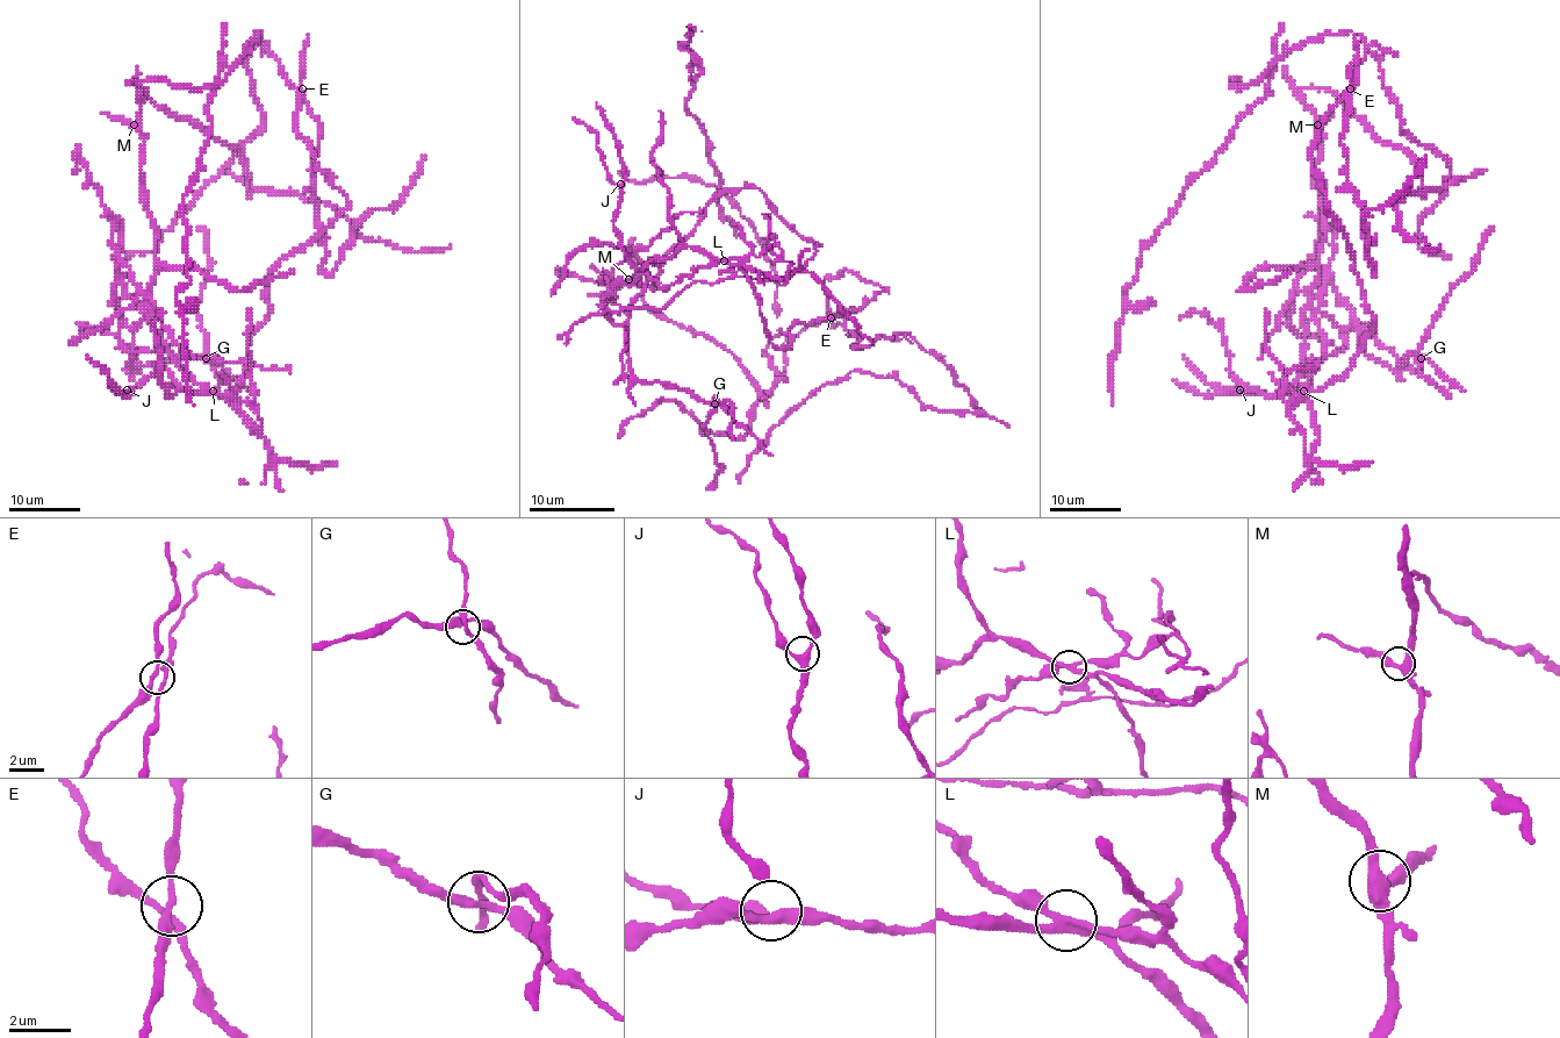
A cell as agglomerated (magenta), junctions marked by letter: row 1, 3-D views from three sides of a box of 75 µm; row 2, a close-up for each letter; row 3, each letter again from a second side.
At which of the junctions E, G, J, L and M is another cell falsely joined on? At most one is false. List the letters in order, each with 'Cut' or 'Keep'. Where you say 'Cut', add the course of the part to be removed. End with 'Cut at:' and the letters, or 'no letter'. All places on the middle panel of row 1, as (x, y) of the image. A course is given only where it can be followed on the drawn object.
E: Keep
G: Keep
J: Keep
L: Cut. Course of the part to remove: (723, 262), (669, 287), (648, 274), (616, 285), (611, 320), (663, 308), (697, 280), (795, 274), (818, 242)
M: Keep
Cut at: L

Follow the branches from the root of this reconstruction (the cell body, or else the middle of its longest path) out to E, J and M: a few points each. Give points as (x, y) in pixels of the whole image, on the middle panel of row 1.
E: (773, 343), (785, 348), (796, 322), (856, 310), (884, 290), (848, 270), (826, 279), (831, 317)
J: (773, 343), (760, 298), (737, 265), (689, 247), (641, 267), (628, 259), (613, 224), (620, 184)
M: (773, 343), (737, 265), (710, 262), (669, 287), (646, 270), (654, 287), (628, 279)

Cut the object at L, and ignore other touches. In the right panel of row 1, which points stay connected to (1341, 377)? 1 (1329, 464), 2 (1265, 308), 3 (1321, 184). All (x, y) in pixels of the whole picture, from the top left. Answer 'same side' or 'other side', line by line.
1: same side
2: other side
3: same side

